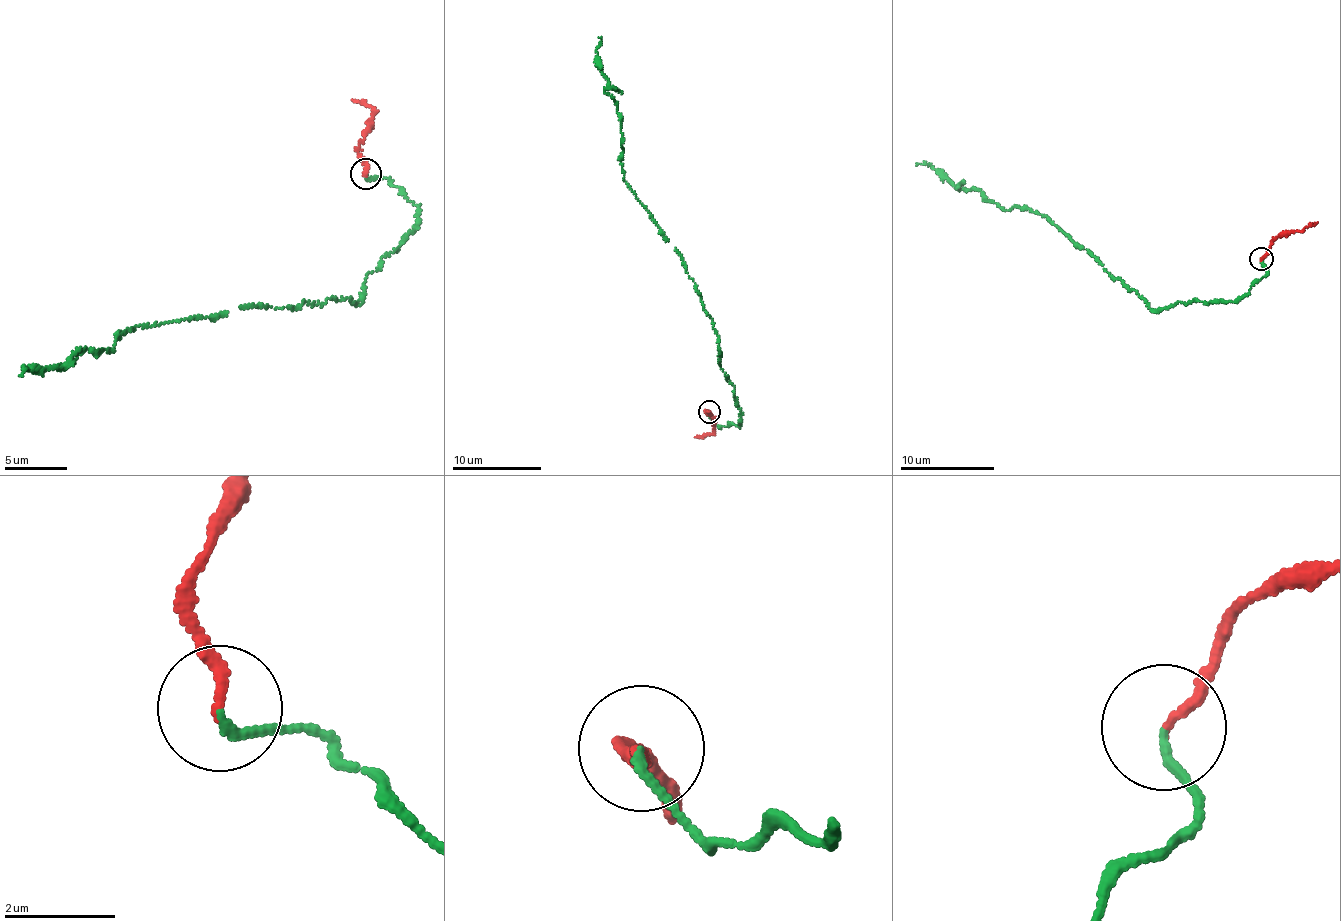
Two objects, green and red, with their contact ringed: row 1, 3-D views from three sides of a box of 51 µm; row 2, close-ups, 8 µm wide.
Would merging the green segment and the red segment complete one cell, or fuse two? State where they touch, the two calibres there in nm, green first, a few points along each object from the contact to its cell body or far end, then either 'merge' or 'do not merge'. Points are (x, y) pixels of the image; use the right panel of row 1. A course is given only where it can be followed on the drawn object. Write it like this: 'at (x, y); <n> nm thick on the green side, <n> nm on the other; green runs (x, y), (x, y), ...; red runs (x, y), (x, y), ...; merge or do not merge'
at (1261, 259); 140 nm thick on the green side, 160 nm on the other; green runs (1260, 258), (1267, 271), (1233, 302), (1148, 308), (1044, 215), (1001, 209), (981, 191), (917, 165); red runs (1260, 258), (1278, 237), (1317, 222); merge

